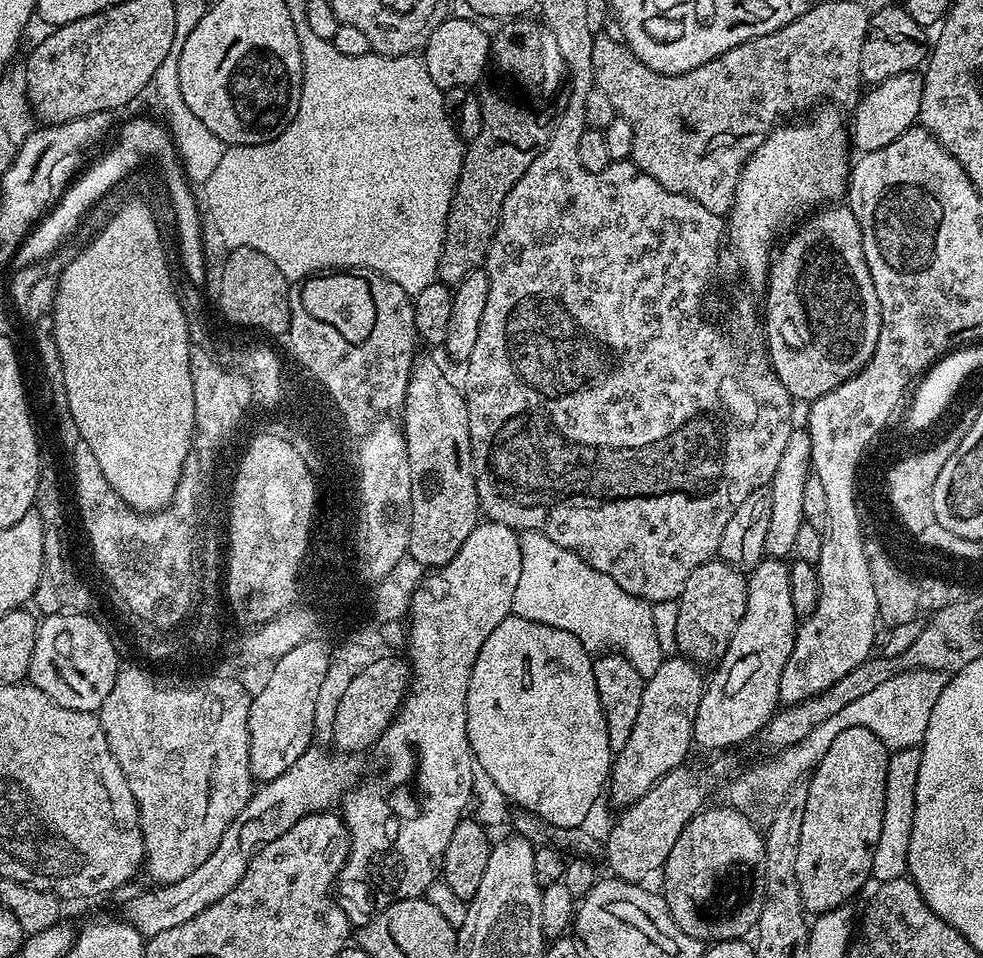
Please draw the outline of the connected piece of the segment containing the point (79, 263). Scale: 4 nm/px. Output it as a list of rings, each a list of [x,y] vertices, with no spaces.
[[[135,198],[129,201],[128,204],[123,206],[122,210],[119,210],[112,221],[109,222],[100,231],[95,233],[92,241],[85,243],[81,247],[80,253],[74,262],[70,262],[68,266],[59,273],[59,284],[56,290],[55,304],[51,310],[51,318],[54,322],[54,334],[56,335],[56,341],[58,342],[58,354],[62,358],[62,374],[66,378],[66,394],[65,398],[69,402],[70,414],[73,415],[74,425],[77,426],[77,434],[80,440],[85,440],[89,444],[90,450],[94,450],[94,458],[98,458],[98,466],[102,466],[102,474],[106,478],[106,482],[110,482],[110,486],[114,486],[114,490],[119,494],[122,499],[126,501],[131,508],[135,508],[138,512],[157,512],[160,509],[167,506],[174,498],[175,488],[178,486],[180,475],[183,472],[184,459],[186,459],[189,450],[191,449],[193,432],[196,431],[195,426],[195,410],[194,410],[194,382],[192,381],[192,371],[190,370],[190,354],[194,347],[193,341],[188,341],[188,331],[190,331],[190,325],[187,322],[186,314],[182,312],[182,306],[179,305],[179,294],[177,292],[177,281],[172,281],[172,268],[168,265],[170,262],[169,249],[166,244],[160,241],[161,225],[158,223],[151,207],[147,203],[141,201],[140,198]]]

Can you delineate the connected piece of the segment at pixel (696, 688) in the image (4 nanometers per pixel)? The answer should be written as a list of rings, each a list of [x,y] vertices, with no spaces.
[[[669,655],[654,670],[652,676],[647,677],[642,690],[642,706],[638,706],[638,718],[634,721],[634,730],[630,730],[630,738],[620,752],[615,753],[610,773],[610,792],[617,809],[623,810],[628,805],[638,802],[646,790],[650,790],[667,772],[674,770],[679,764],[689,759],[688,751],[694,748],[692,735],[694,734],[694,718],[698,714],[698,702],[702,698],[706,687],[705,677],[700,677],[701,669],[693,661],[679,655]]]

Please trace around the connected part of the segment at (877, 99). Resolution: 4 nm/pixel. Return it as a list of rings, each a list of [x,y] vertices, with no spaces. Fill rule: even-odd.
[[[919,71],[894,74],[894,78],[886,78],[886,82],[871,85],[861,95],[859,102],[856,103],[855,109],[851,113],[851,116],[853,115],[852,120],[850,116],[850,140],[855,151],[857,148],[857,153],[863,154],[874,150],[882,150],[886,146],[890,146],[890,142],[894,142],[894,138],[898,138],[898,134],[906,134],[906,130],[913,127],[920,119],[923,85],[924,77]]]

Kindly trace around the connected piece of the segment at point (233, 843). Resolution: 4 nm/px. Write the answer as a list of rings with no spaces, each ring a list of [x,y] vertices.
[[[313,746],[306,749],[302,758],[298,758],[298,762],[294,762],[286,774],[278,774],[278,778],[263,781],[253,791],[246,806],[242,806],[238,818],[226,826],[226,834],[222,834],[222,842],[214,846],[214,854],[210,854],[210,858],[206,858],[206,862],[202,862],[194,874],[178,882],[161,884],[152,890],[156,892],[140,892],[137,896],[130,897],[124,904],[123,919],[132,924],[134,930],[151,938],[162,934],[162,930],[174,930],[174,926],[182,926],[182,922],[196,918],[202,910],[221,900],[234,886],[238,886],[246,874],[248,863],[263,844],[269,844],[274,838],[286,834],[294,822],[310,812],[335,809],[352,791],[361,779],[360,764],[356,761],[359,759],[344,754],[335,755],[331,756],[319,746]]]

